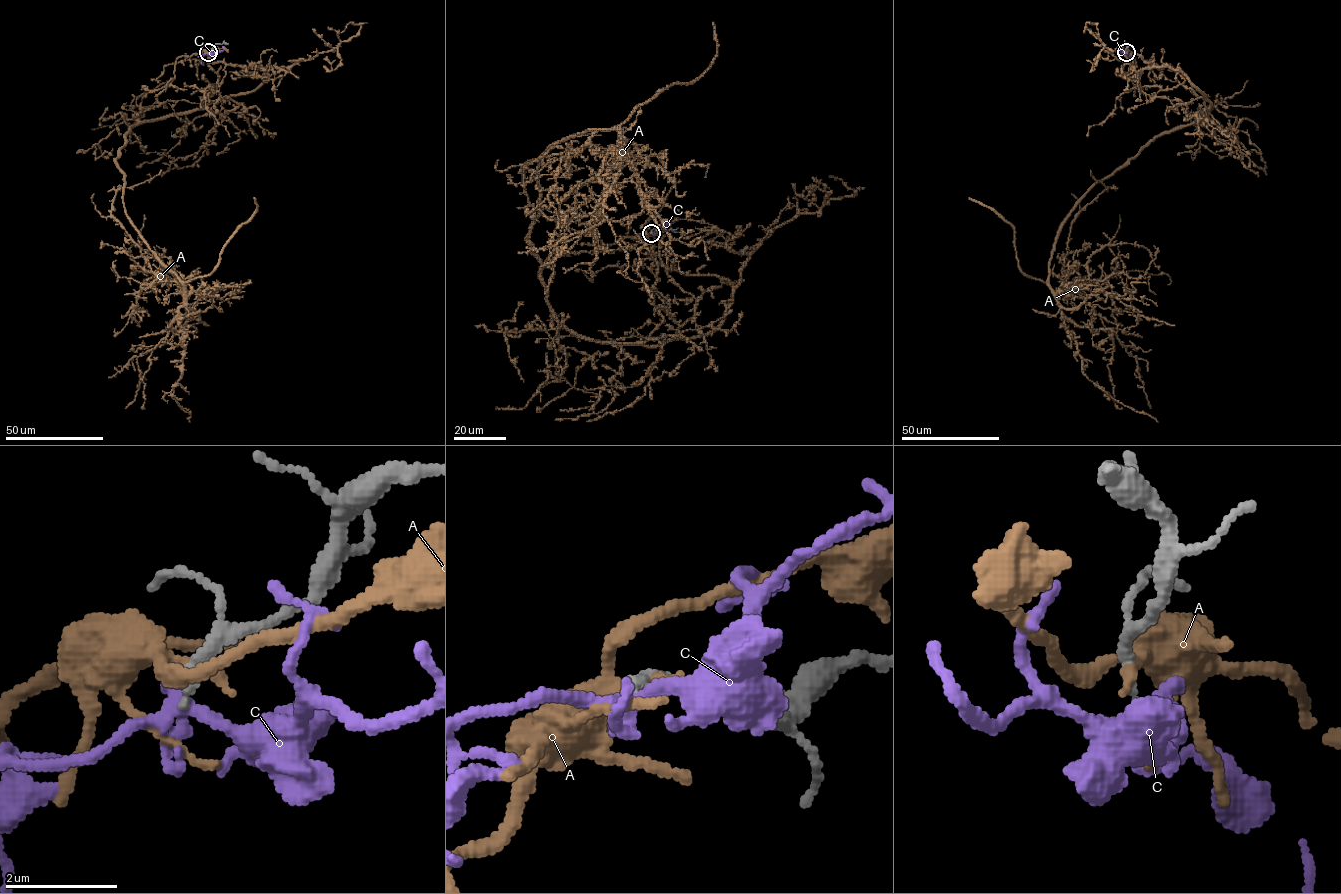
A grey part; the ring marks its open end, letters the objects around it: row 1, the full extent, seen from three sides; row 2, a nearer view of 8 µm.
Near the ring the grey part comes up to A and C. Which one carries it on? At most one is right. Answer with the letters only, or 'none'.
none

